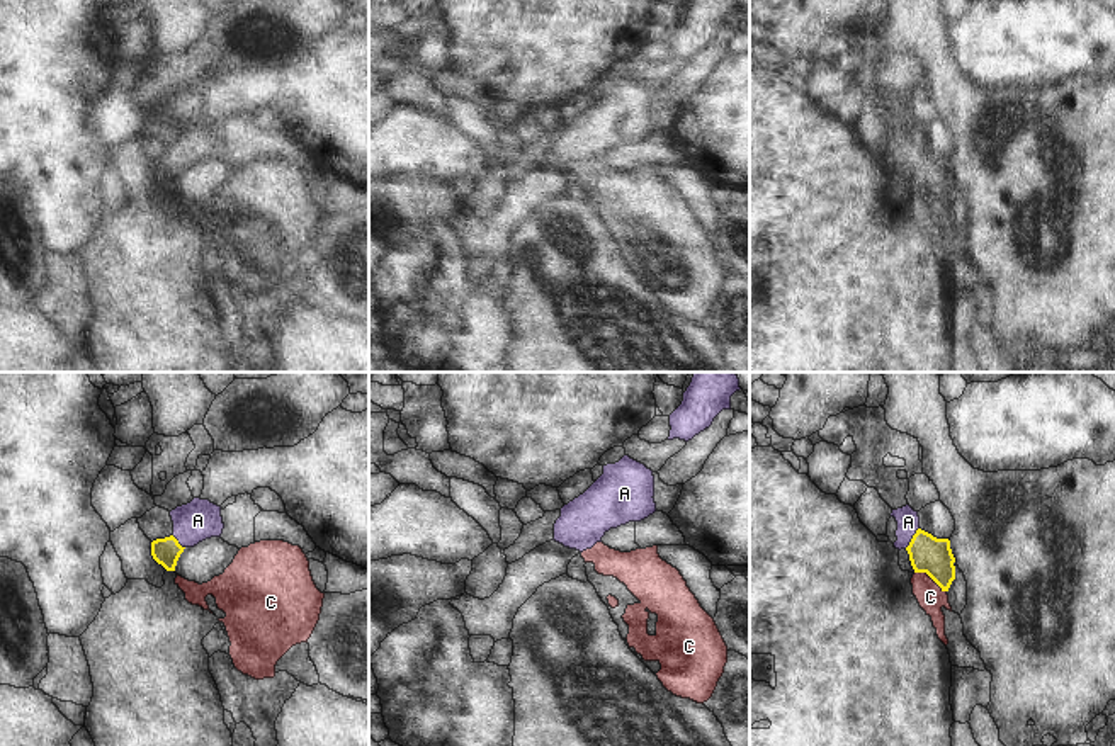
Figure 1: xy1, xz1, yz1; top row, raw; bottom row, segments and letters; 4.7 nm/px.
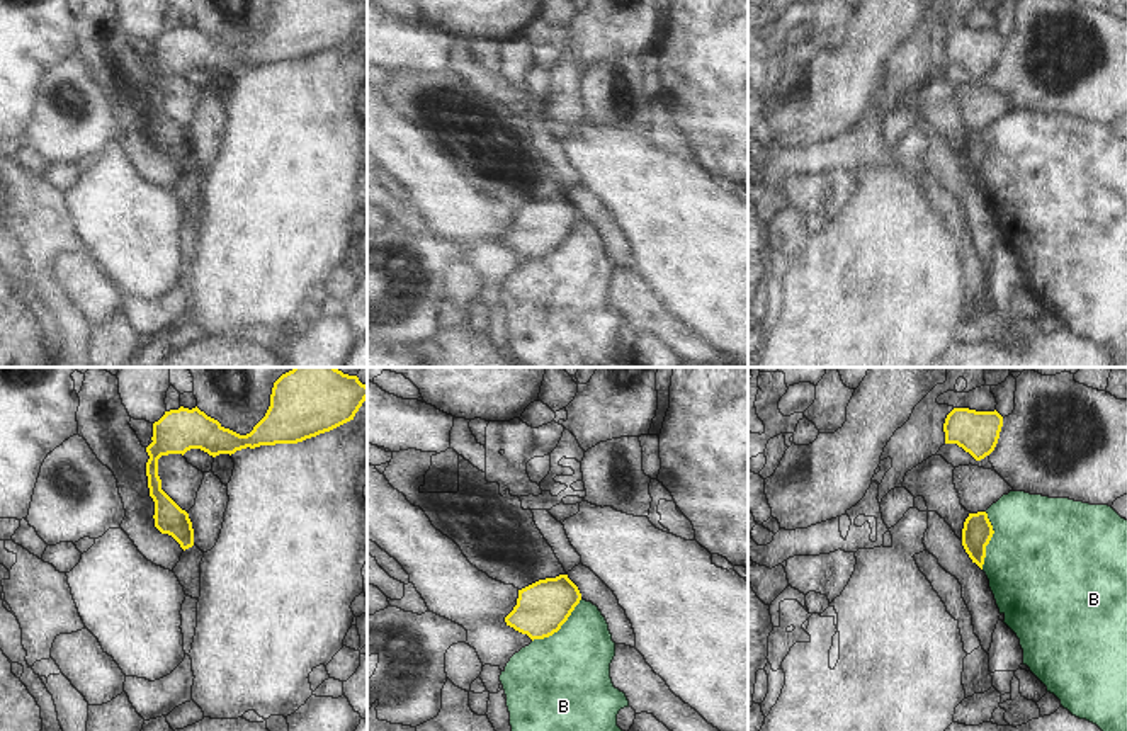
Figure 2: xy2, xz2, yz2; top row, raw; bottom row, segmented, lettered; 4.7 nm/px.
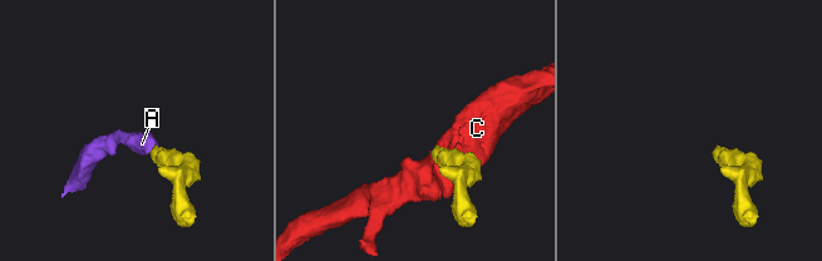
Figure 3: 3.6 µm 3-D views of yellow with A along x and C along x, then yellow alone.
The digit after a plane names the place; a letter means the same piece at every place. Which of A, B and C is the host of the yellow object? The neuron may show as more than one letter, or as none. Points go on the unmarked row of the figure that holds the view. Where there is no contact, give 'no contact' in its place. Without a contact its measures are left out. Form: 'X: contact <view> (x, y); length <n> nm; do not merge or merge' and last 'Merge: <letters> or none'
A: contact yz1 (913, 157); length 120 nm; merge
B: contact xz2 (560, 247); length 320 nm; do not merge
C: contact yz1 (930, 196); length 180 nm; do not merge
Merge: A

